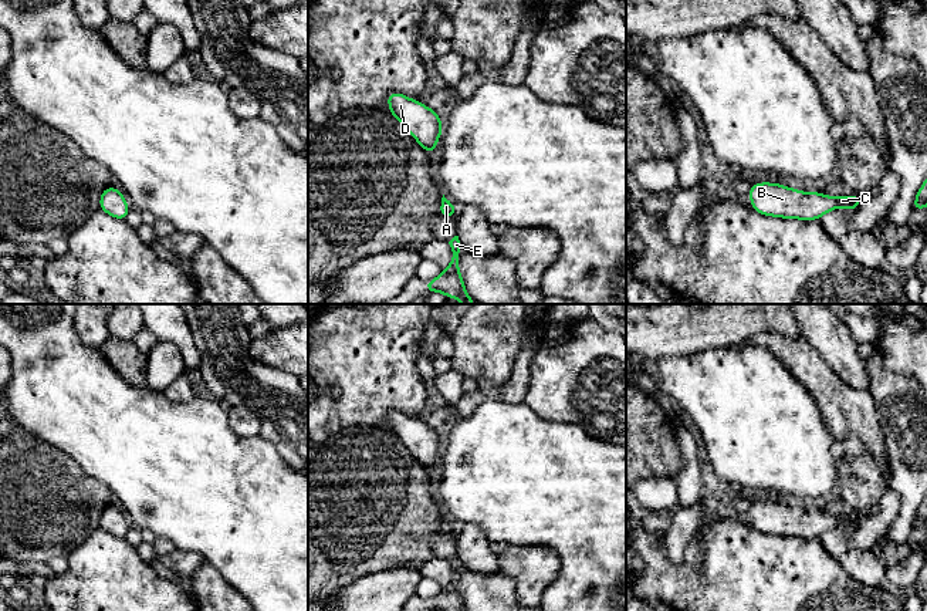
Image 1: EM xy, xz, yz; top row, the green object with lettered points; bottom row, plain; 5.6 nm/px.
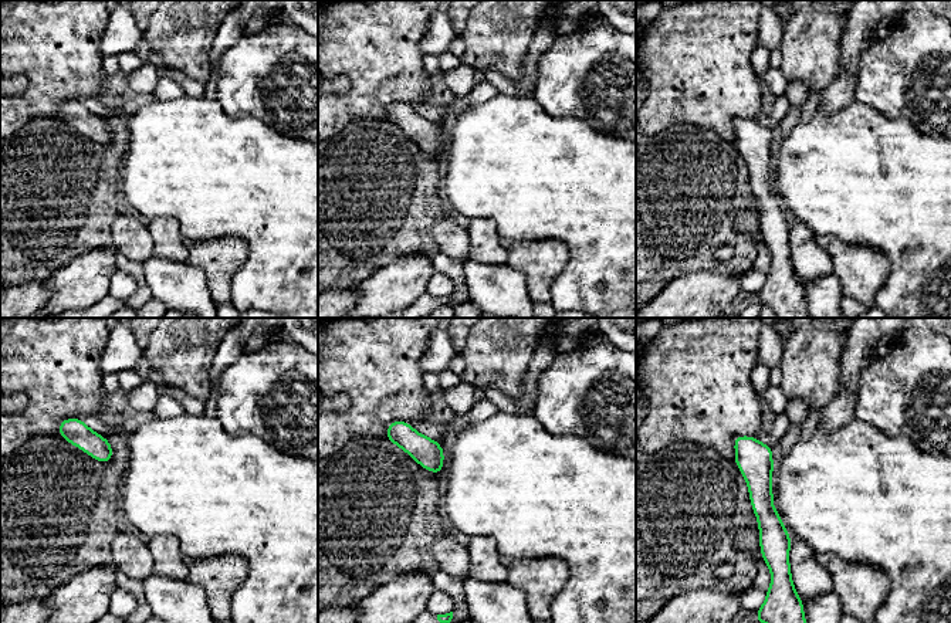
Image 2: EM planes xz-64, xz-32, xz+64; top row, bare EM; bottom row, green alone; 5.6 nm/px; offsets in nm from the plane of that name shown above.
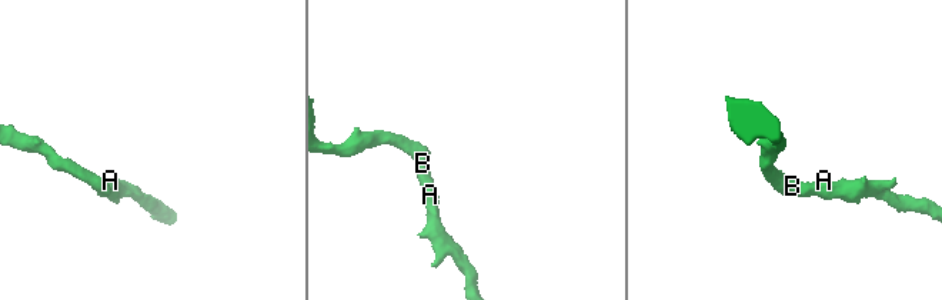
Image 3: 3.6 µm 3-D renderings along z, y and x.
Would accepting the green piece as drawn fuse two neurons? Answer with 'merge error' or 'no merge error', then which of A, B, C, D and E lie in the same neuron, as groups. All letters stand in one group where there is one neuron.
no merge error; A B C D E

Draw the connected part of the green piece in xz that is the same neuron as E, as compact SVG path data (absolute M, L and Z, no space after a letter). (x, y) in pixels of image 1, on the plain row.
M454 554L449 563L453 570L450 584L441 587L440 594L434 598L424 601L427 611L467 611L459 587L459 573L463 567L459 554Z

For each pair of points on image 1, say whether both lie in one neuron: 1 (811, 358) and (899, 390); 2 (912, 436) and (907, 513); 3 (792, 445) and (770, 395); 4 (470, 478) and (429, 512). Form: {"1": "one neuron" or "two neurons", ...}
{"1": "two neurons", "2": "one neuron", "3": "one neuron", "4": "two neurons"}

